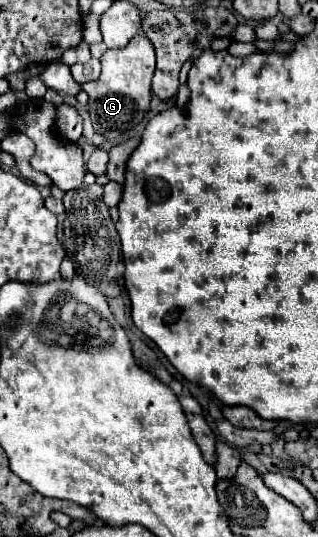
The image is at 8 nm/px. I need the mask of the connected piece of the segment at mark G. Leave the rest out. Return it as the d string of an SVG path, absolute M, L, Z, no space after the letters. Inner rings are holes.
M136 35L122 49L108 49L102 57L102 75L94 83L84 83L82 89L90 95L90 119L102 127L102 135L110 141L134 129L146 115L152 91L150 81L154 75L154 47L146 35Z

